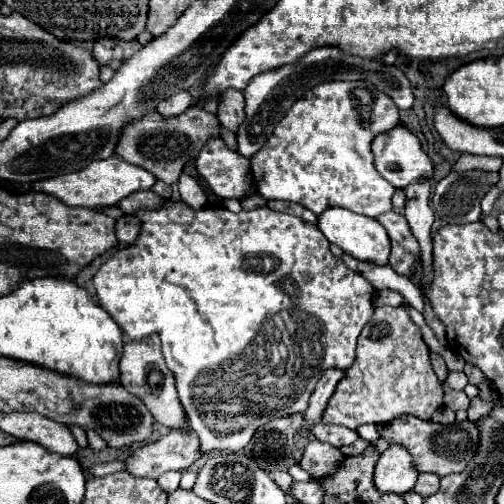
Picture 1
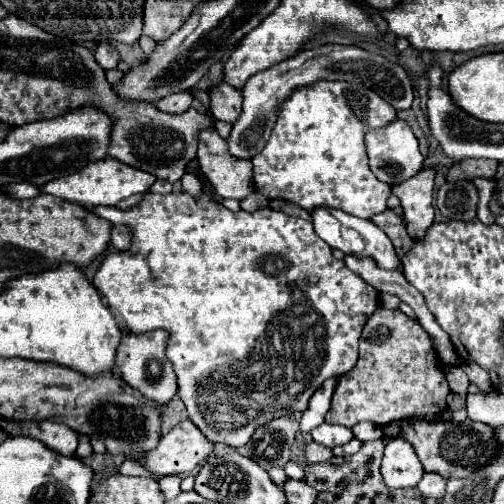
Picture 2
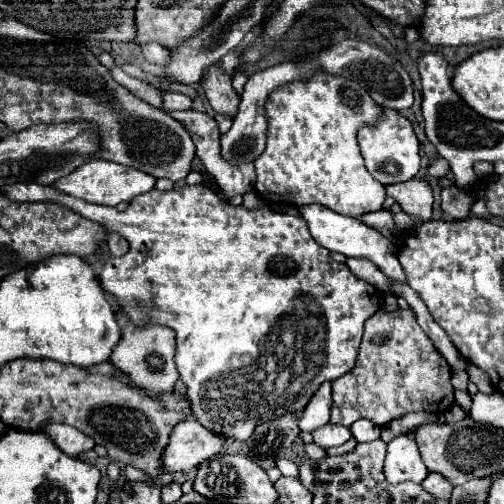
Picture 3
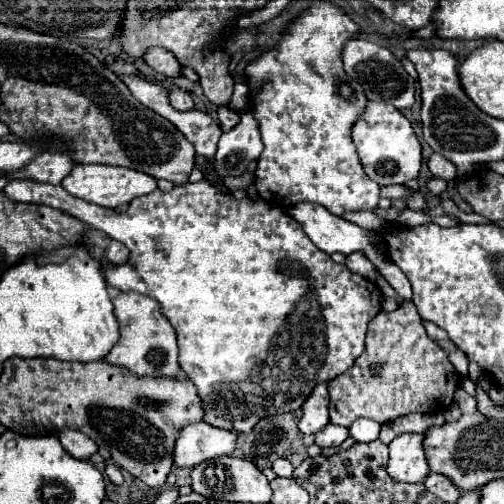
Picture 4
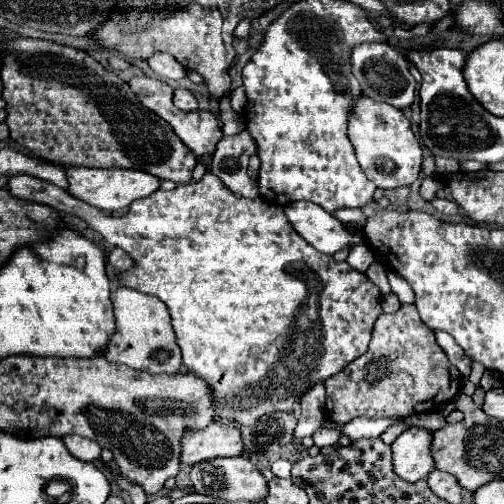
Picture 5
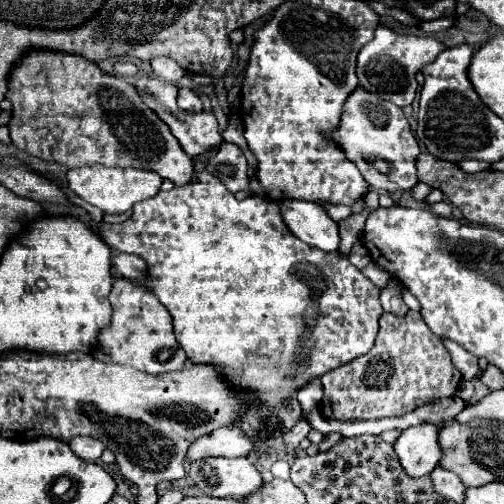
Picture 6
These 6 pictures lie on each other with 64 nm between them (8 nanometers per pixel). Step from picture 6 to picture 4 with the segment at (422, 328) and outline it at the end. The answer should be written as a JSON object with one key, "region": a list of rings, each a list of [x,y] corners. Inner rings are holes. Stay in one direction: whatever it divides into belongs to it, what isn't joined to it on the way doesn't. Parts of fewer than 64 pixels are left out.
{"region":[[[404,302],[402,306],[398,306],[398,310],[378,312],[372,318],[372,322],[368,322],[364,354],[356,358],[356,364],[348,372],[328,382],[328,392],[332,402],[330,422],[350,426],[356,418],[364,416],[374,422],[386,424],[412,412],[438,412],[452,404],[458,382],[460,382],[460,374],[452,368],[446,352],[436,342],[432,342],[424,332],[416,306],[412,302]]]}

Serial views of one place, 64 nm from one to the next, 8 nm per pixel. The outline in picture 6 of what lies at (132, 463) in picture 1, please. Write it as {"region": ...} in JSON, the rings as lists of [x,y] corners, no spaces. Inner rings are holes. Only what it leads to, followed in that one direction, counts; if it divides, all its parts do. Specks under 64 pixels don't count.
{"region":[[[226,426],[194,440],[186,452],[186,460],[194,462],[210,456],[238,458],[238,456],[248,456],[250,450],[252,442],[248,442],[248,436],[244,436],[242,428]]]}

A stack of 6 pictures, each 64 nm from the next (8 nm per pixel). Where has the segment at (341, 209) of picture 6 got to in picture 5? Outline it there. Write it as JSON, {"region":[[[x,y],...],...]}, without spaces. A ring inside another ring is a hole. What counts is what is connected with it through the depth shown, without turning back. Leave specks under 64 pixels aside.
{"region":[[[342,208],[340,212],[336,212],[334,214],[338,220],[342,220],[344,224],[358,224],[360,228],[364,228],[366,226],[366,214],[360,210],[360,208],[356,208],[356,210],[350,210],[350,208]]]}

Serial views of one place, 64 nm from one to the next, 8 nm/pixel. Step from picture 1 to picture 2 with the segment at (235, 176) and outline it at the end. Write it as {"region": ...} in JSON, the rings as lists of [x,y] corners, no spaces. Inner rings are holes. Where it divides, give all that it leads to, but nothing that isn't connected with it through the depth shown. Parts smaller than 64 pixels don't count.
{"region":[[[214,128],[200,132],[198,164],[218,196],[242,200],[254,192],[250,160],[234,158]]]}

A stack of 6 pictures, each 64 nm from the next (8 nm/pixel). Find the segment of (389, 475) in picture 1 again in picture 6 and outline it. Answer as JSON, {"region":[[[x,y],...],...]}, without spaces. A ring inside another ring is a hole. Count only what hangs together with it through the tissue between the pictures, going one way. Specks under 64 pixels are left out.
{"region":[[[418,424],[406,428],[394,442],[394,452],[408,476],[420,478],[430,474],[440,460],[438,426]]]}

